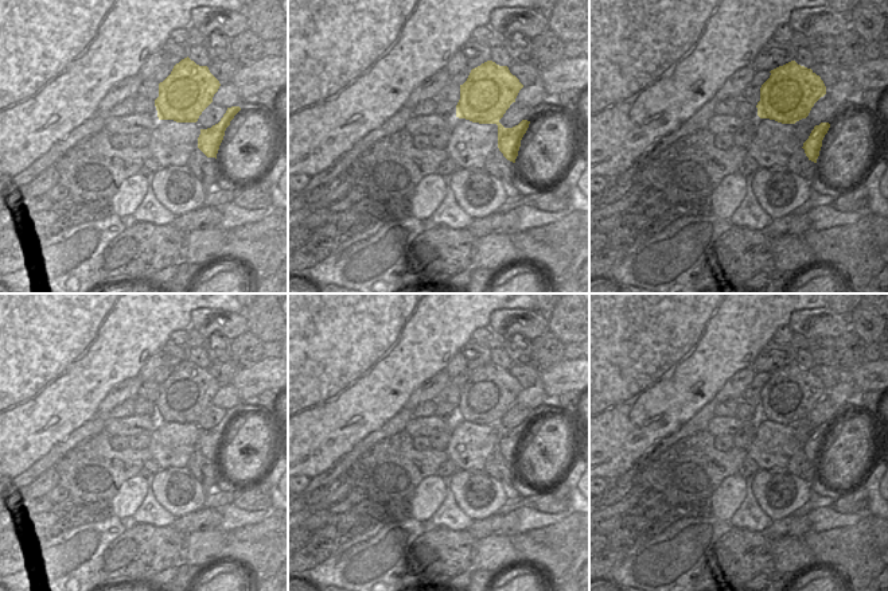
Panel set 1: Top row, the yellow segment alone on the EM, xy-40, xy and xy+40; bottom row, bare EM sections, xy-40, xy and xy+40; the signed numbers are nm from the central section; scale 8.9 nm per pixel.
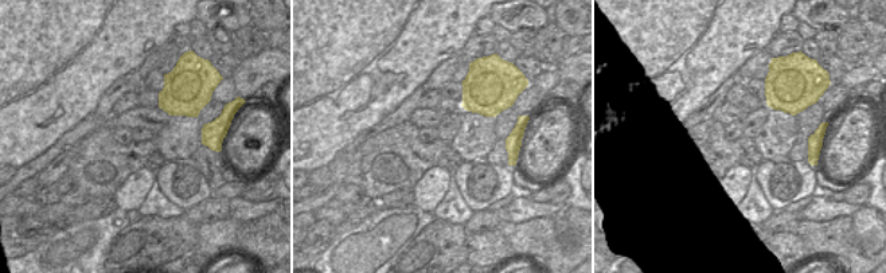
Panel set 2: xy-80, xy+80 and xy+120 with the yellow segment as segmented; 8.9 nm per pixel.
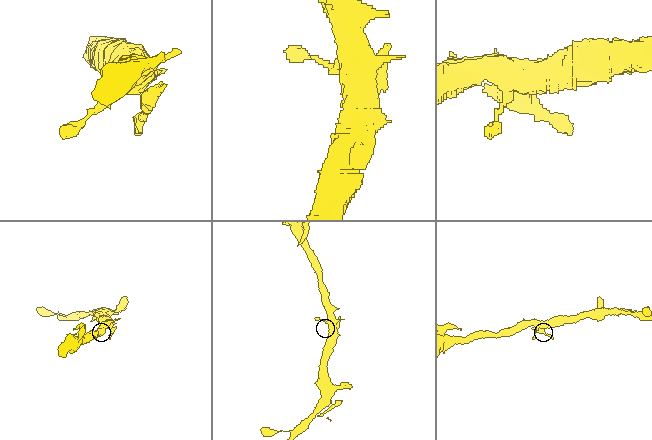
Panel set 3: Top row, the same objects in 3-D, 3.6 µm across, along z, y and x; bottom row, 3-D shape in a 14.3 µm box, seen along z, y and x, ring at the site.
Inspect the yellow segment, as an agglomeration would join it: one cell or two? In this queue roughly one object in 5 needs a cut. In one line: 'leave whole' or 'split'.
leave whole

